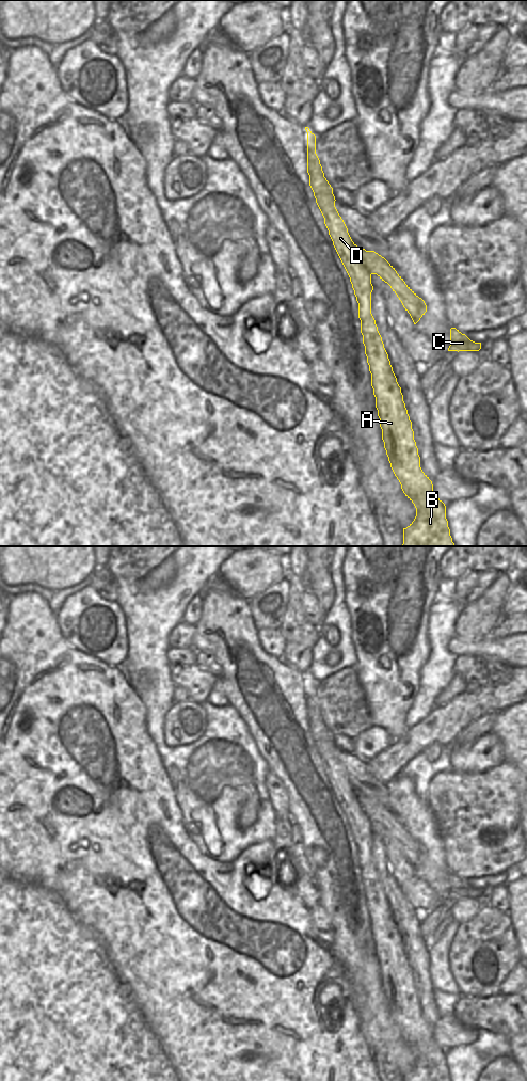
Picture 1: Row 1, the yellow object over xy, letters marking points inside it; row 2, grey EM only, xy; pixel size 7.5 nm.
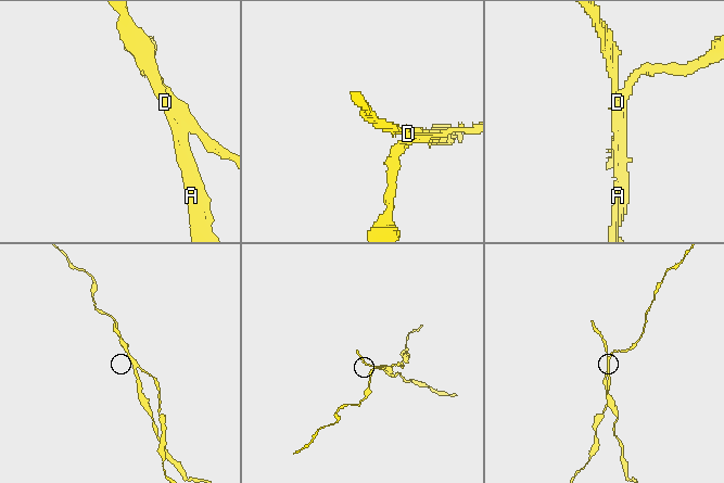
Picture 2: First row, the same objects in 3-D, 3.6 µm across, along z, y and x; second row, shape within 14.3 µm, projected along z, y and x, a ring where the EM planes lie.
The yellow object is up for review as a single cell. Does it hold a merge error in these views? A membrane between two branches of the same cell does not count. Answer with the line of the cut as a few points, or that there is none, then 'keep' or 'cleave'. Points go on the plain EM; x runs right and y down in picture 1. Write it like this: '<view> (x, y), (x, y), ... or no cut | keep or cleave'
xy (357, 793), (357, 799), (362, 808), (371, 820) | cleave

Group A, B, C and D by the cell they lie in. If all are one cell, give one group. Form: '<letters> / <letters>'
A B D / C

